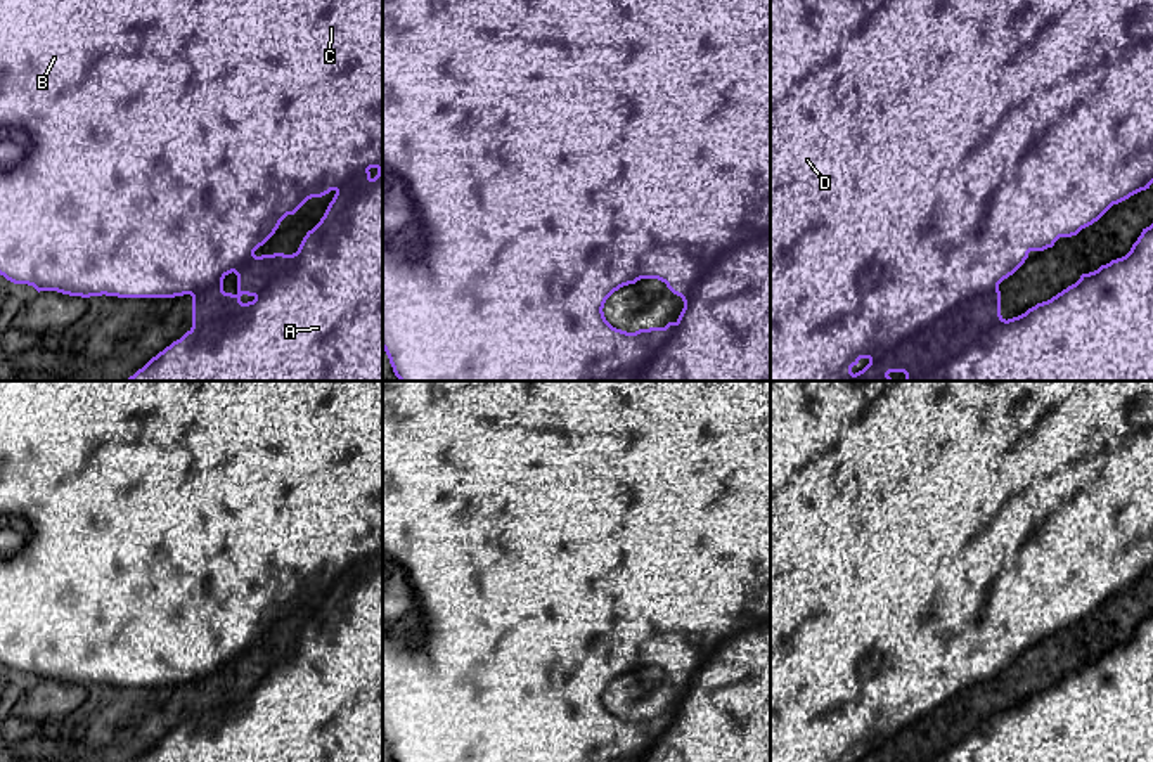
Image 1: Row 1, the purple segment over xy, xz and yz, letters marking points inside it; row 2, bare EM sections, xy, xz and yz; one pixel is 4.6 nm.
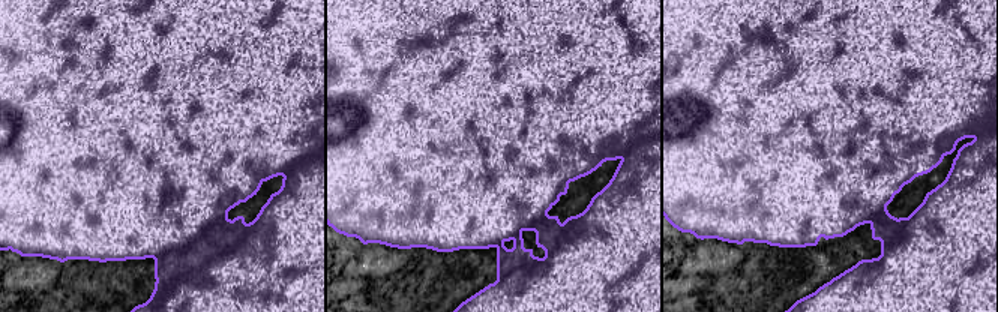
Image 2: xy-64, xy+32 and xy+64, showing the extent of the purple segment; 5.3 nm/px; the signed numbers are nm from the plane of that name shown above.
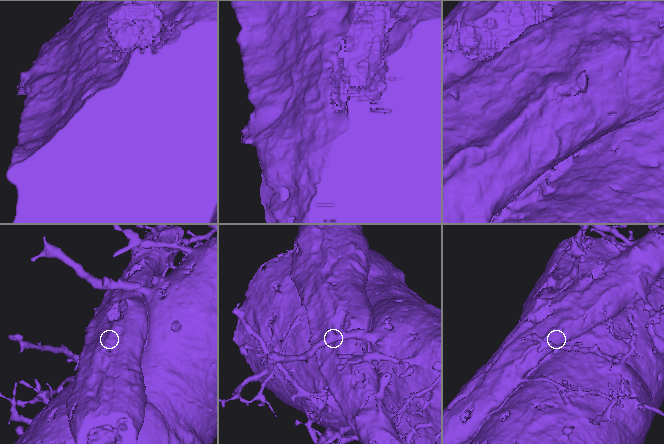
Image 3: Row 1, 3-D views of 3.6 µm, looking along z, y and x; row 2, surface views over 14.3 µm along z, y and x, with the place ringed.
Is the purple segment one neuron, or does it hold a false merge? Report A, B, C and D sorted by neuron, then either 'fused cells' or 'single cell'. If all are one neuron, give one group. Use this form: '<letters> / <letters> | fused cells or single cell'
A B / C D | fused cells

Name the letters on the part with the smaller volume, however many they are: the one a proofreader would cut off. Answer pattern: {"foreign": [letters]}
{"foreign": ["C", "D"]}

